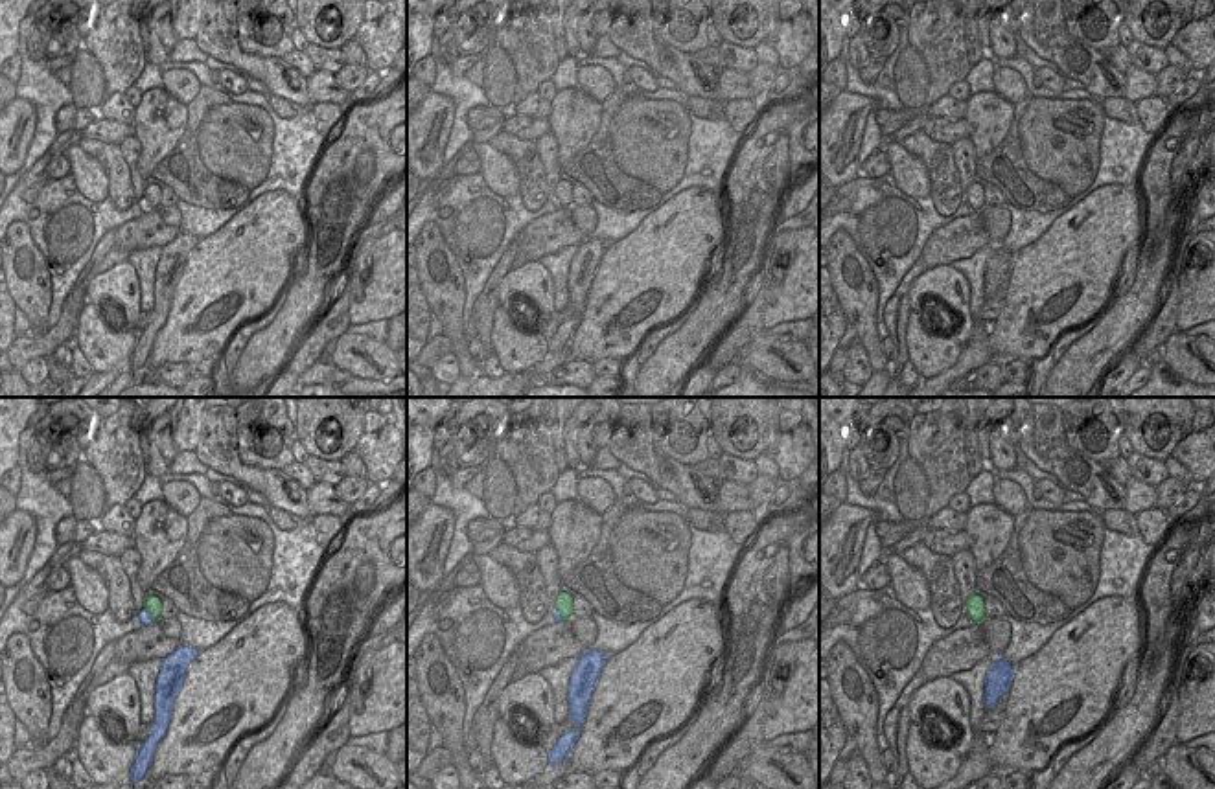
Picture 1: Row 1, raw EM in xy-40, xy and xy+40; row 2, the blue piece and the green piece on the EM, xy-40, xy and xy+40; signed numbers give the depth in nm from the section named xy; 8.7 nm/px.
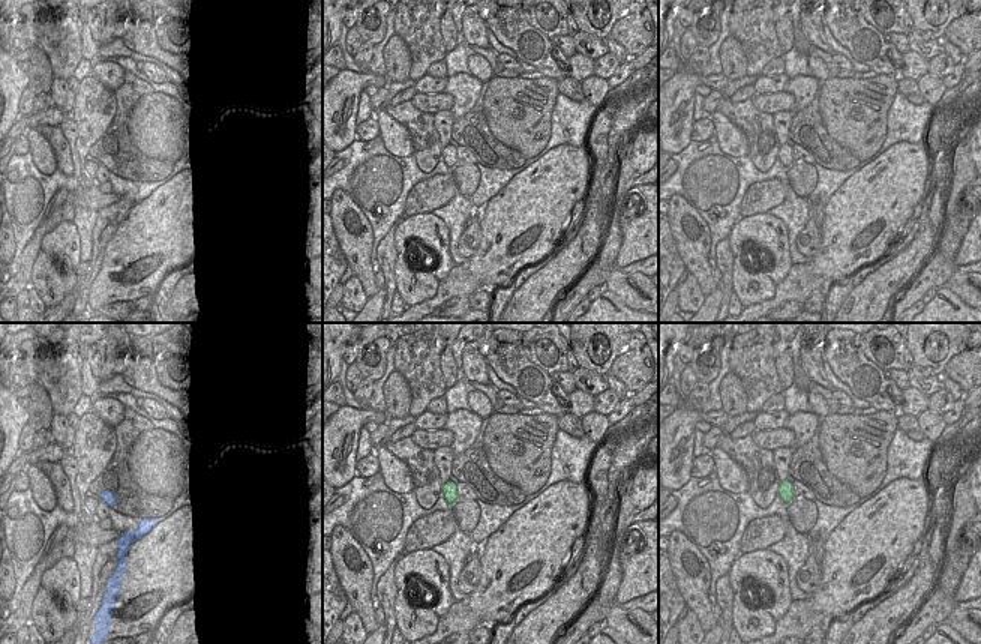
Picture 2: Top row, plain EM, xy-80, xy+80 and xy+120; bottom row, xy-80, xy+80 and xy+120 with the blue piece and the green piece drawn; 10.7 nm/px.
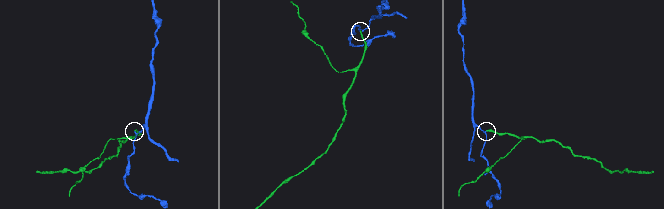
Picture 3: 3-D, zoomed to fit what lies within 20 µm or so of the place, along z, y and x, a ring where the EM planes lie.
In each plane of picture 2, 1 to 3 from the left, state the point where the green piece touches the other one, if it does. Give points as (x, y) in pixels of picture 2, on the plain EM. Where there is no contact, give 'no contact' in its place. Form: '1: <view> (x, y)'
1: no contact
2: no contact
3: no contact

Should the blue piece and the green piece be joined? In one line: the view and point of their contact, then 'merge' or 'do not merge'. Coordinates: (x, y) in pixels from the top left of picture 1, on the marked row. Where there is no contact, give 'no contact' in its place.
xy-40 (150, 615) | do not merge

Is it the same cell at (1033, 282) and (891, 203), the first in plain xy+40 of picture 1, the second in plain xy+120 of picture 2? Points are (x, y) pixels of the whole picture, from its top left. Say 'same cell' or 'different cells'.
same cell

